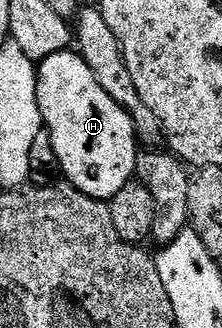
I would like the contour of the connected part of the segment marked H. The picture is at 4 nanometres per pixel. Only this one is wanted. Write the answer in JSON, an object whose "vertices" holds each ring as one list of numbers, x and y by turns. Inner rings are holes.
{"vertices":[[66,49,51,53,51,57,40,60,37,68,37,96,44,130,55,145,55,157,59,157,61,175,74,187,96,199,109,201,128,183,134,182,137,174,136,157,139,140,133,128,133,118,95,81,95,73,87,61,76,50]]}

